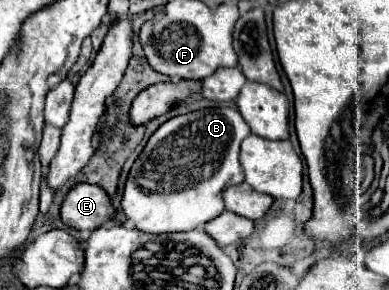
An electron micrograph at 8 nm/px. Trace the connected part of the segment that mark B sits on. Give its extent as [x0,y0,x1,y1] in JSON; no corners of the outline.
[121,106,251,234]

